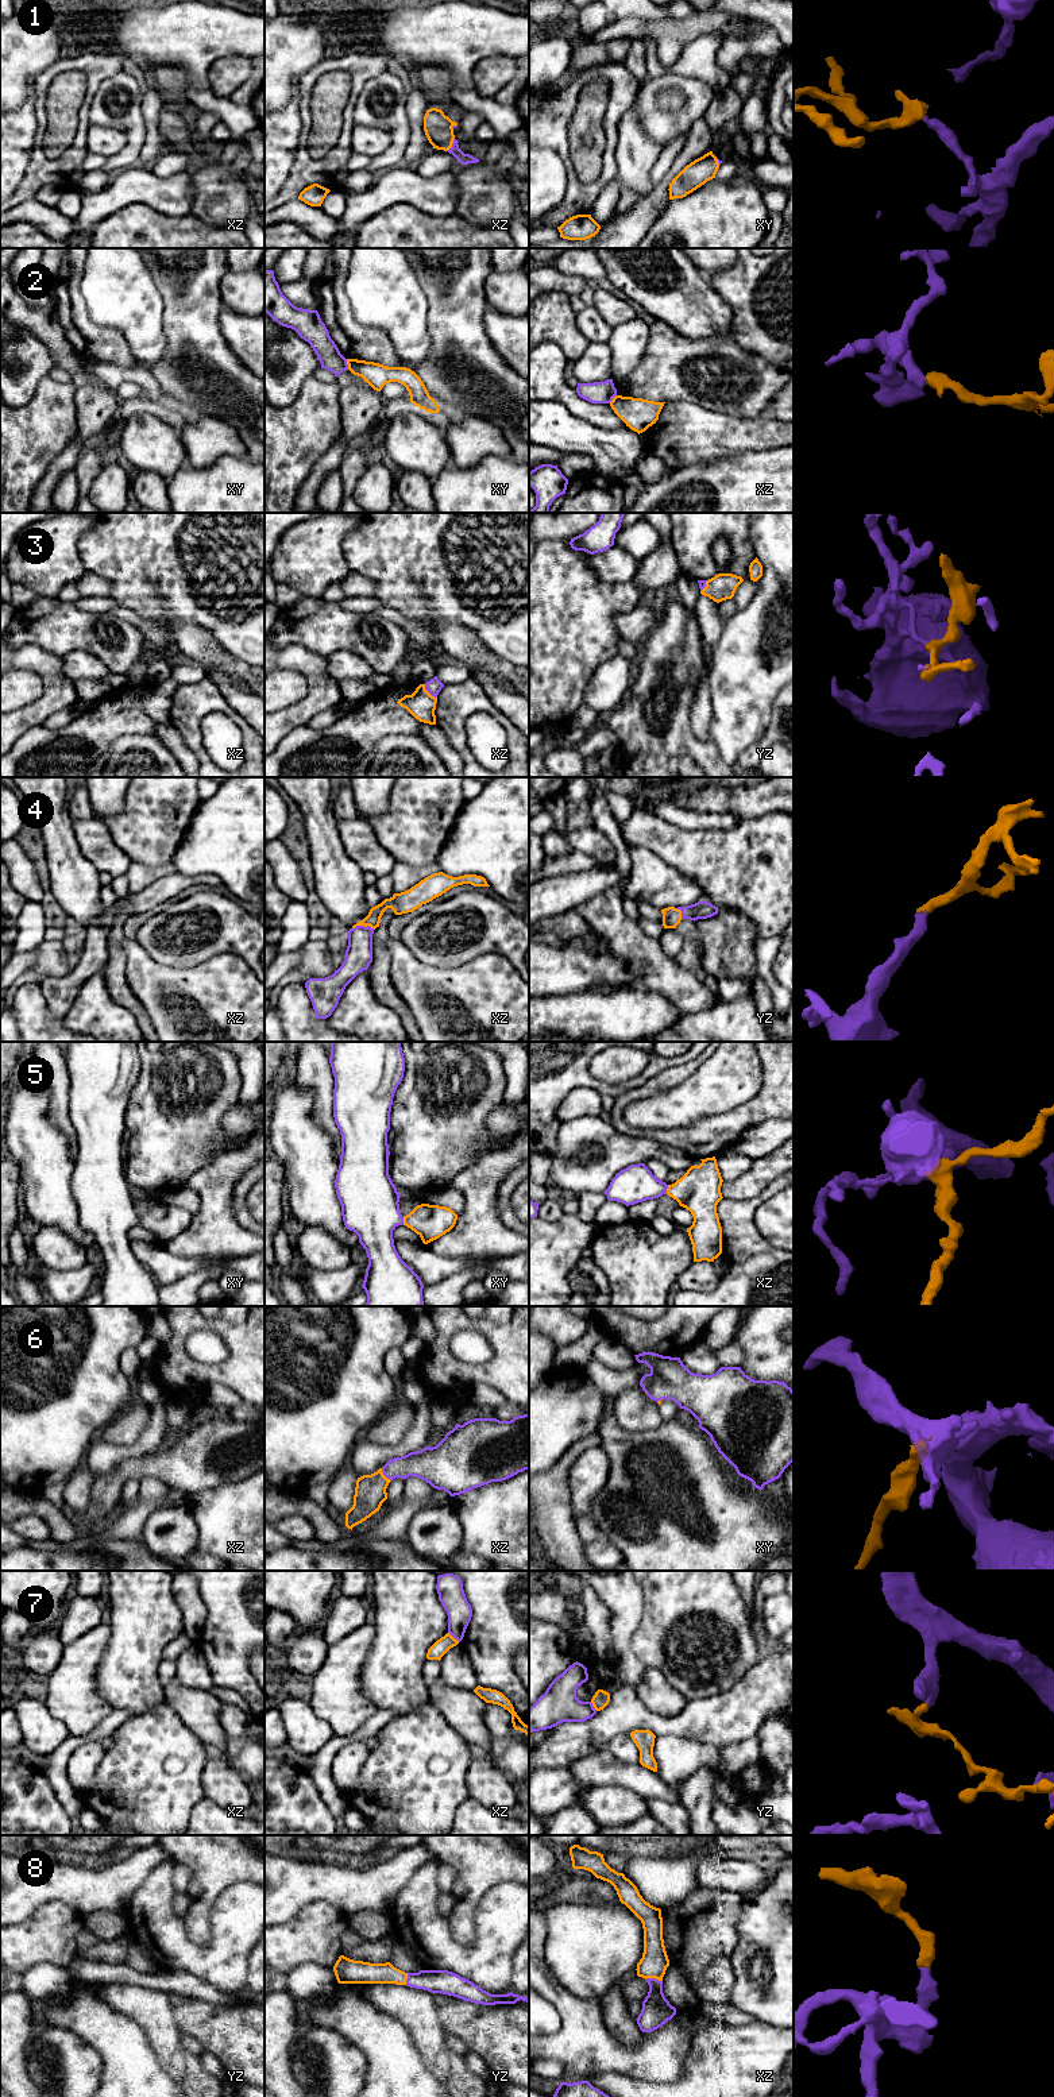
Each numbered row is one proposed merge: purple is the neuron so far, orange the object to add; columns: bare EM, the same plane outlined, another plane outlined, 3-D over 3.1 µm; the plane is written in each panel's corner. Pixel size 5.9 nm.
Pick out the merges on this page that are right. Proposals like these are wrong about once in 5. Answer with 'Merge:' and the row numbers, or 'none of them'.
Merge: 1, 3, 4, 5, 6, 8

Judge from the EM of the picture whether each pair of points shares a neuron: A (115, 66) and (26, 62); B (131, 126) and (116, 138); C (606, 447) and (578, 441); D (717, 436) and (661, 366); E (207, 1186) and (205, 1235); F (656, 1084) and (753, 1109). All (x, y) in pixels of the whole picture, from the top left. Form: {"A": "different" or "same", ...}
{"A": "different", "B": "different", "C": "same", "D": "different", "E": "same", "F": "same"}

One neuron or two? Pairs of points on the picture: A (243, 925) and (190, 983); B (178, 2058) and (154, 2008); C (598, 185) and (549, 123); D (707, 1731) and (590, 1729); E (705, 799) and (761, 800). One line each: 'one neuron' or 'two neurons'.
A: two neurons
B: one neuron
C: one neuron
D: one neuron
E: one neuron

